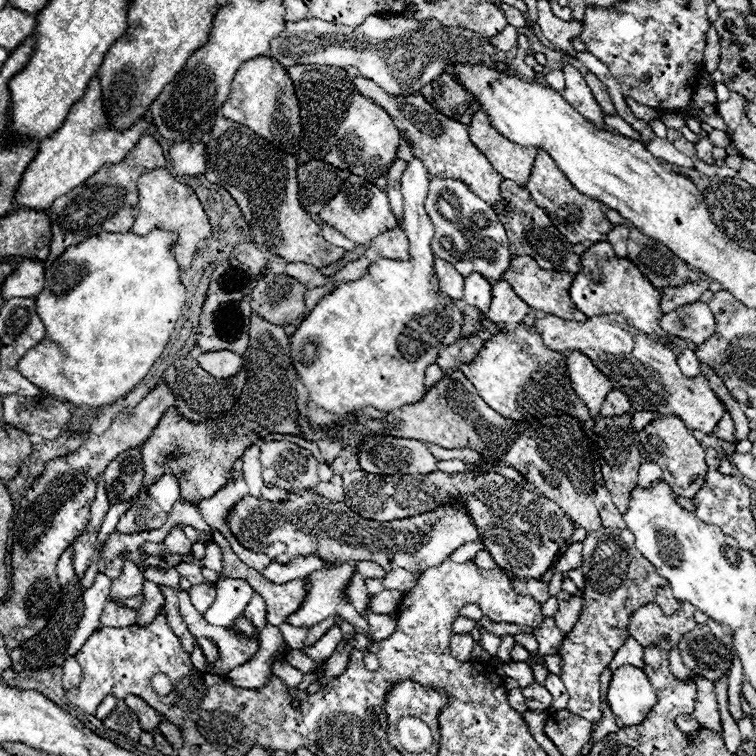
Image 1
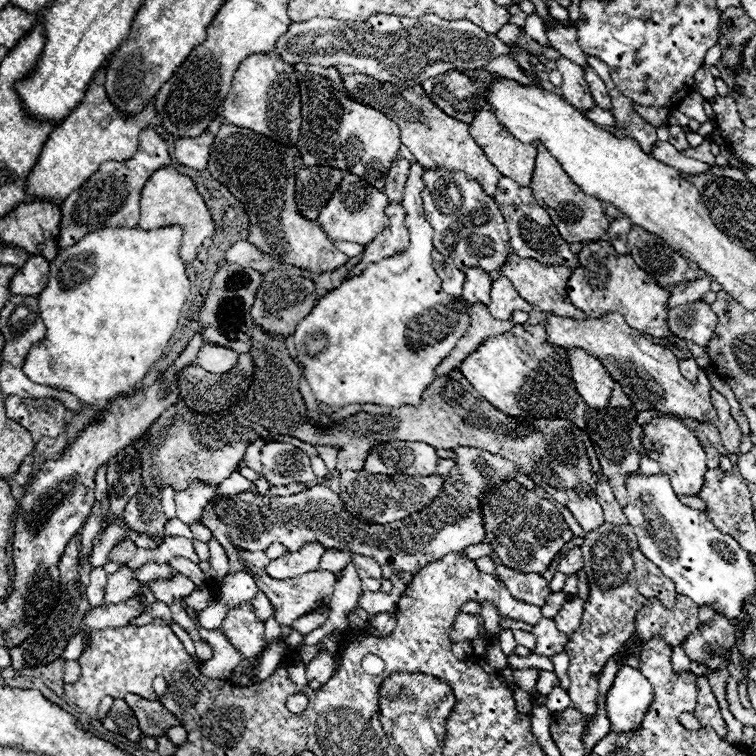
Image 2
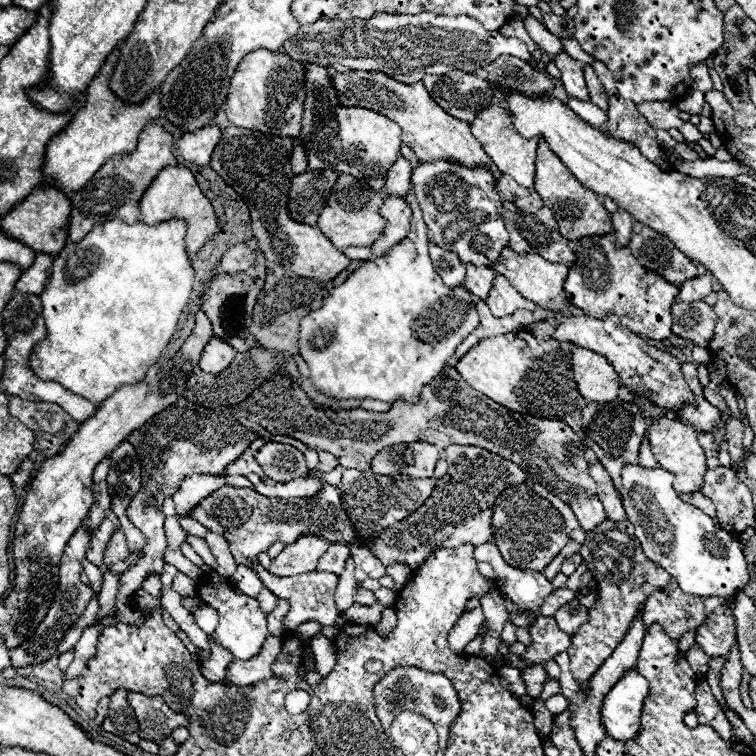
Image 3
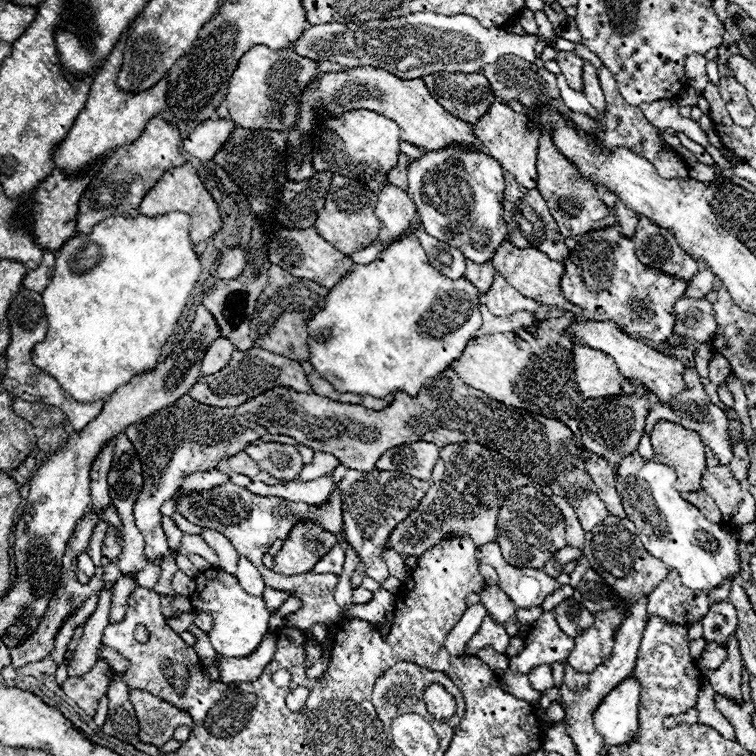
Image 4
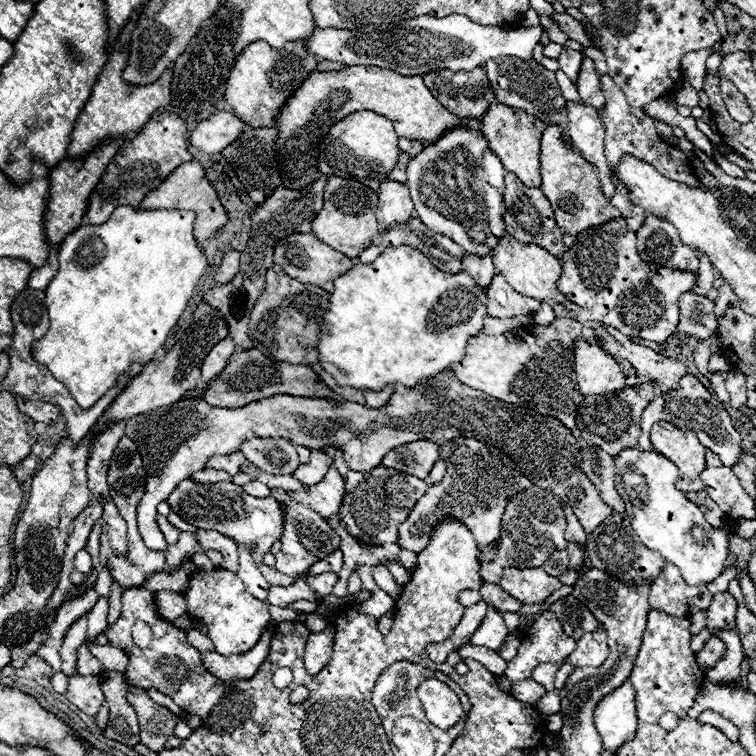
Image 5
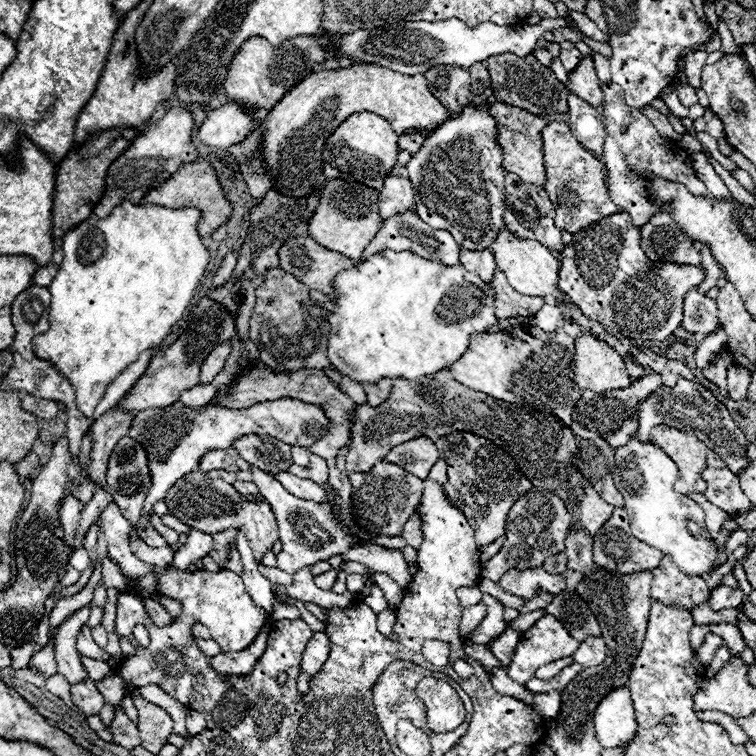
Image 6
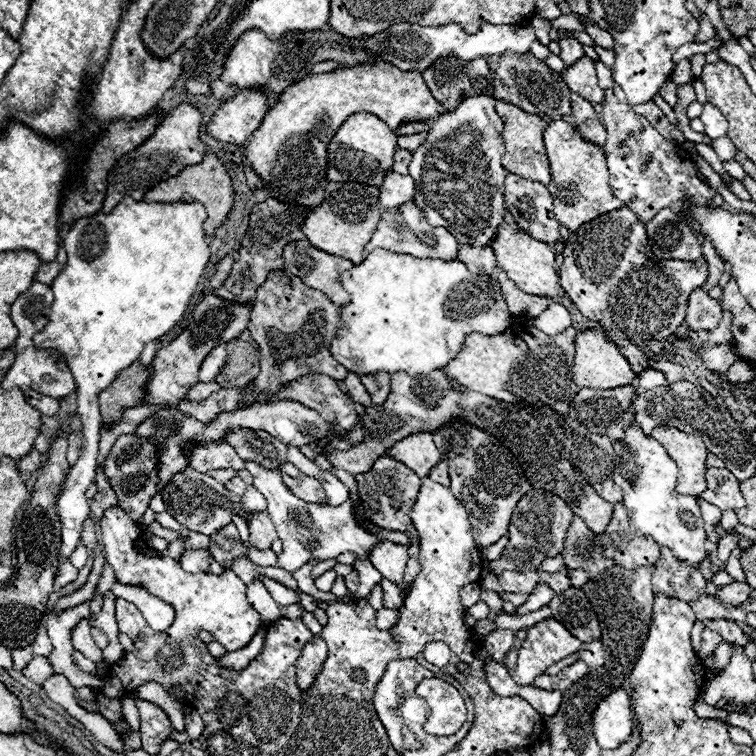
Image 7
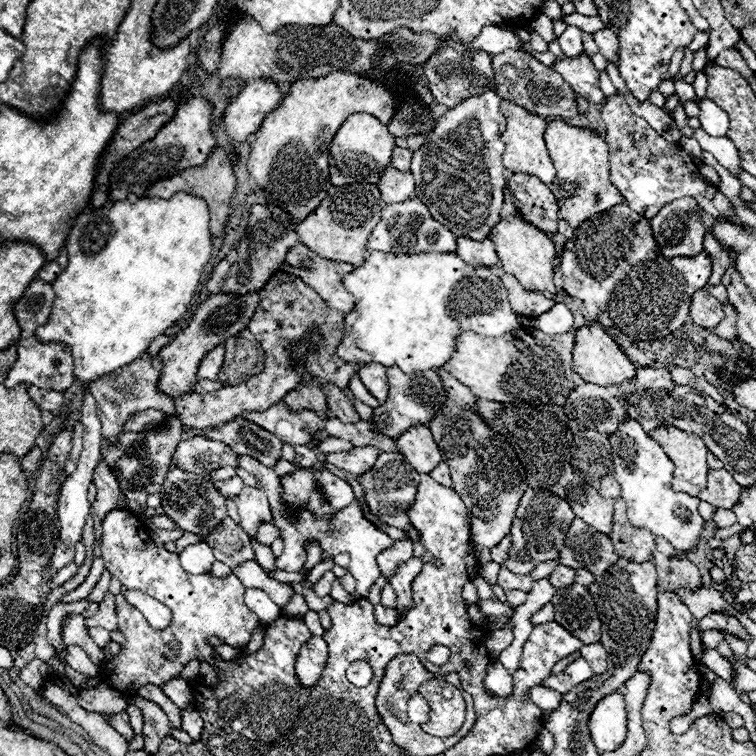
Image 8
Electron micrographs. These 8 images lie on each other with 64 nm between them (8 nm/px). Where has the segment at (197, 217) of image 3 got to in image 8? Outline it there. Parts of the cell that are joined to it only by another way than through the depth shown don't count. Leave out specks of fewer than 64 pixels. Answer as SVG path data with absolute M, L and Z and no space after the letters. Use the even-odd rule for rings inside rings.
M214 148L206 160L204 166L198 166L198 168L188 168L188 170L182 170L180 174L168 178L168 180L158 180L154 182L148 190L146 190L146 196L156 196L156 198L172 198L176 192L190 192L194 196L200 196L206 200L208 208L210 208L210 232L212 236L222 236L224 234L224 228L226 228L226 222L228 222L228 214L230 214L230 200L232 200L232 194L236 190L236 178L234 178L234 170L232 170L232 164L228 160L228 154L226 150L222 148Z

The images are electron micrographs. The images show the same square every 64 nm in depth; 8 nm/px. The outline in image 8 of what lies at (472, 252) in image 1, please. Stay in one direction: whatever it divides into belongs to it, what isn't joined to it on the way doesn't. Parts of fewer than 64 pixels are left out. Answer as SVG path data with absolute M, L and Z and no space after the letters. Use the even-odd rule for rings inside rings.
M488 90L482 96L468 98L462 104L446 110L438 118L436 128L428 134L426 144L414 152L410 172L414 174L416 180L416 196L422 202L426 202L426 206L430 206L434 218L450 226L450 232L454 232L456 238L466 236L482 240L490 234L492 226L500 218L500 208L504 204L504 184L506 184L506 168L502 164L504 142L500 140L500 134L506 128L506 118L500 112L502 102L504 98L500 98L494 90Z

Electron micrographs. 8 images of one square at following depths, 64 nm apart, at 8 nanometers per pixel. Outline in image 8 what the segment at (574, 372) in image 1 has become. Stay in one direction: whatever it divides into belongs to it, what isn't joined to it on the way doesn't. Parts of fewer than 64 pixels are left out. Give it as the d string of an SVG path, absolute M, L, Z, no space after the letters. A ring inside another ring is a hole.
M600 324L582 326L576 330L576 342L574 342L574 358L572 358L574 372L584 380L598 386L614 386L622 384L624 380L632 380L636 376L634 364L628 360L628 356L620 350L620 346L608 336Z

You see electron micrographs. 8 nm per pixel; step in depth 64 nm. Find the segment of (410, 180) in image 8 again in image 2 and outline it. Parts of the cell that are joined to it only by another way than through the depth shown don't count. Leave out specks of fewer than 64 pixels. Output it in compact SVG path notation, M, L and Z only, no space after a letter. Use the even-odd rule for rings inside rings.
M388 204L386 216L390 218L390 226L378 234L378 238L366 246L366 254L362 256L362 262L356 266L356 272L364 268L364 264L388 258L390 254L404 250L408 246L408 230L406 230L406 210L402 204Z

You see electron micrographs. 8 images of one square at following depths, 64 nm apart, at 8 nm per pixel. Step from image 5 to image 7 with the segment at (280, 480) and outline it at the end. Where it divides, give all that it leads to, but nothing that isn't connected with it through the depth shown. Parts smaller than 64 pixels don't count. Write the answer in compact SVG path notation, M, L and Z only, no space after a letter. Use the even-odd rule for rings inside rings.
M282 476L282 480L290 488L290 492L296 494L298 498L302 498L304 502L326 504L326 496L324 496L324 490L322 490L322 486L320 486L318 480L314 480L310 476L300 476L300 478Z

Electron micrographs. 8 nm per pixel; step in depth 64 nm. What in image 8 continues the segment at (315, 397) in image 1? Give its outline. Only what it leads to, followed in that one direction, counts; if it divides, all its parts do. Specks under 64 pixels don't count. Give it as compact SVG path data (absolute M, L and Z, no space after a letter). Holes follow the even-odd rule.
M372 250L366 256L366 262L354 268L344 276L344 286L356 298L356 310L344 318L344 338L336 354L344 362L356 362L358 366L366 362L378 362L382 366L400 366L406 374L440 368L452 358L454 340L466 332L478 332L484 336L504 336L520 328L532 328L526 316L520 316L512 310L508 302L506 288L502 280L486 266L470 266L456 252L420 252L420 254L388 254Z

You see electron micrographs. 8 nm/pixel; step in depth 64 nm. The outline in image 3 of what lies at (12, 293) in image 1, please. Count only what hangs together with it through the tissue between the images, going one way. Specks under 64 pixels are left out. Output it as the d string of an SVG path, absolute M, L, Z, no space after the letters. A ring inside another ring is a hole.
M38 254L36 262L32 268L24 270L20 280L16 282L16 292L26 292L26 294L40 294L52 274L52 256L50 254Z

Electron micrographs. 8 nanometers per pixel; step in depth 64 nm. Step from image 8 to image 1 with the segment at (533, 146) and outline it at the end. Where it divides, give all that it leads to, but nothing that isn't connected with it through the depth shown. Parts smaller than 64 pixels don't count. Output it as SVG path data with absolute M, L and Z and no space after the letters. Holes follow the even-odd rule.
M476 112L470 122L470 140L502 174L502 178L514 180L518 186L526 186L530 180L530 172L536 160L536 148L524 148L504 138L488 120L486 112Z

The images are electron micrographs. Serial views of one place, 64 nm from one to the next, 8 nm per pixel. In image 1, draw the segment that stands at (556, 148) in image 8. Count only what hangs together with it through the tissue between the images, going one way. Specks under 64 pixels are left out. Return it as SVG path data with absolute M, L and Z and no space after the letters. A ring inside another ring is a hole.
M542 148L536 154L536 164L534 164L534 170L530 174L530 182L526 184L526 188L528 188L530 196L534 198L534 202L548 212L552 224L566 236L566 240L570 244L602 242L606 238L606 234L612 230L610 220L600 210L602 204L598 200L578 192L568 182L568 178L562 174L562 170L554 164L554 160L548 156L548 152Z

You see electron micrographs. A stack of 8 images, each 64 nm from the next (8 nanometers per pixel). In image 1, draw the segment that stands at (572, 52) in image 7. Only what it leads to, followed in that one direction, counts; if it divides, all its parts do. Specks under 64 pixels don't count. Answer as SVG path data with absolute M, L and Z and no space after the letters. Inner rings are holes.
M564 64L562 68L564 72L564 78L566 78L566 86L564 90L560 92L564 96L566 102L570 102L586 120L590 120L594 126L598 128L604 128L604 122L602 122L602 108L598 106L598 102L594 100L594 94L590 92L584 76L580 74L580 70L576 70L574 66L570 64Z

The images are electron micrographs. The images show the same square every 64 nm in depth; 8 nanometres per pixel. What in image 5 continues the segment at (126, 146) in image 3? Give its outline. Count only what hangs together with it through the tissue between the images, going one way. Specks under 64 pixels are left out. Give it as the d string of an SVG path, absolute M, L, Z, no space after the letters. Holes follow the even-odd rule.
M144 6L136 8L130 14L130 20L124 24L124 28L120 30L118 38L114 40L114 46L108 52L108 60L104 64L102 74L98 76L98 82L92 90L92 96L88 98L84 110L80 112L72 136L70 136L70 146L68 146L68 158L80 158L86 156L90 150L94 150L94 146L98 146L98 142L102 142L104 138L120 138L120 136L136 136L144 124L150 120L150 116L158 110L170 104L170 82L172 82L172 68L166 70L158 82L152 82L150 86L132 86L122 78L122 72L128 64L128 56L130 56L130 40L132 40L132 30L136 28L136 20L142 14Z

